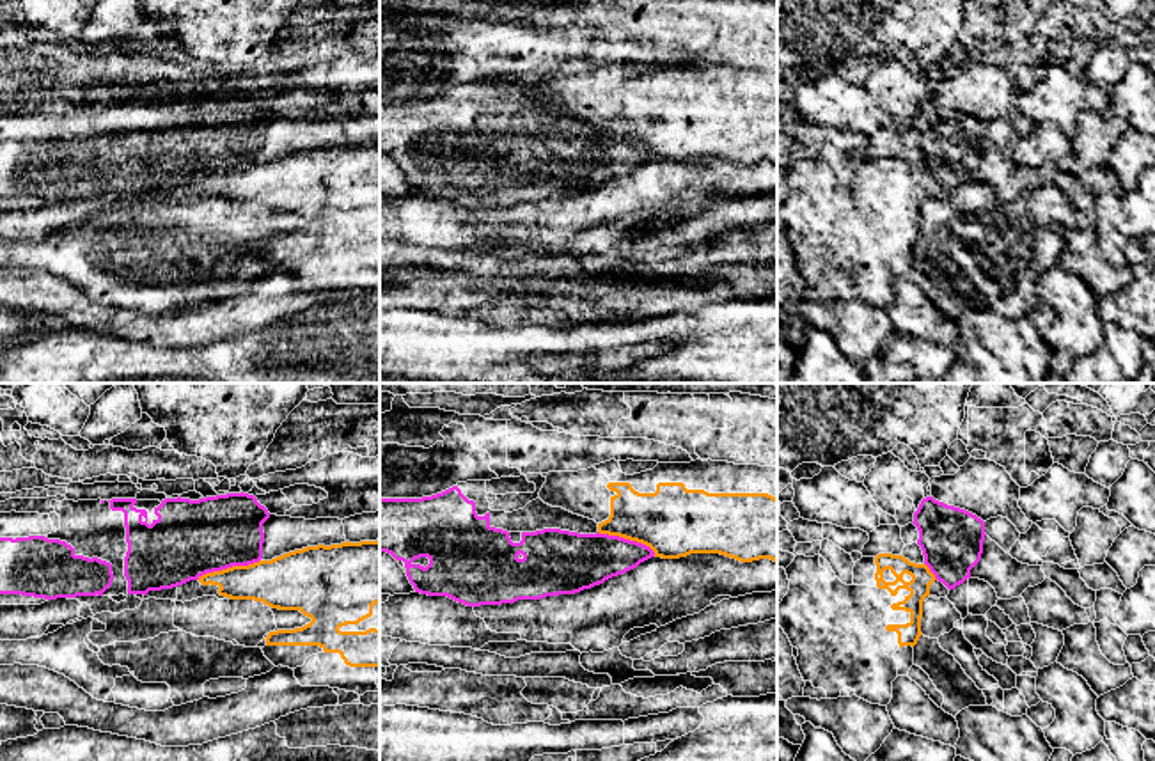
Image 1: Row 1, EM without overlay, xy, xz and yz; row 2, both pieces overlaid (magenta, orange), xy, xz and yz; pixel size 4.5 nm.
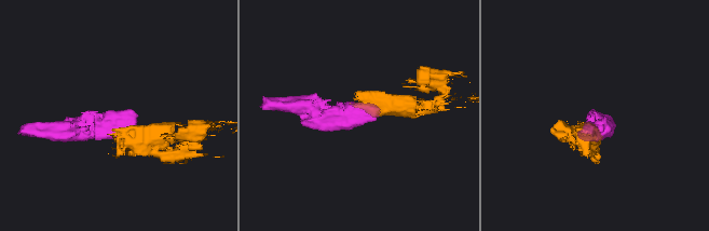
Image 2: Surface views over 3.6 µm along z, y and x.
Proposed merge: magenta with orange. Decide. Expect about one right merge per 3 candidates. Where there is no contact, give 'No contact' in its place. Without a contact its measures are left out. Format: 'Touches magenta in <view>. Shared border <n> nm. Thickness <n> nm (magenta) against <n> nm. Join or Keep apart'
Touches magenta in xy. Shared border 300 nm. Thickness 360 nm (magenta) against 220 nm. Keep apart

